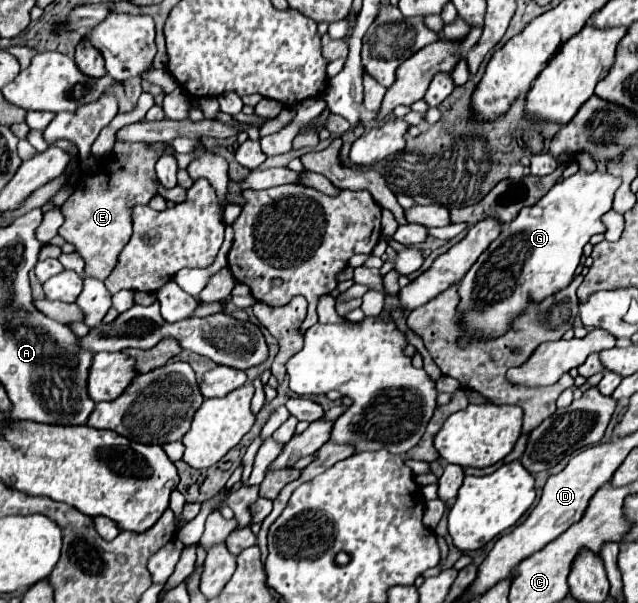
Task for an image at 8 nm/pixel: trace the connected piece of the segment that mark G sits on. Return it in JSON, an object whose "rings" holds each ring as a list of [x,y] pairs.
{"rings":[[[579,170],[571,178],[557,182],[537,204],[523,208],[513,222],[505,224],[497,240],[493,240],[459,282],[459,312],[467,332],[461,344],[467,344],[475,332],[481,332],[483,338],[501,336],[515,314],[521,314],[529,306],[529,296],[541,302],[541,298],[569,286],[583,246],[591,236],[605,234],[601,216],[611,210],[613,194],[619,186],[621,178],[617,176]]]}

